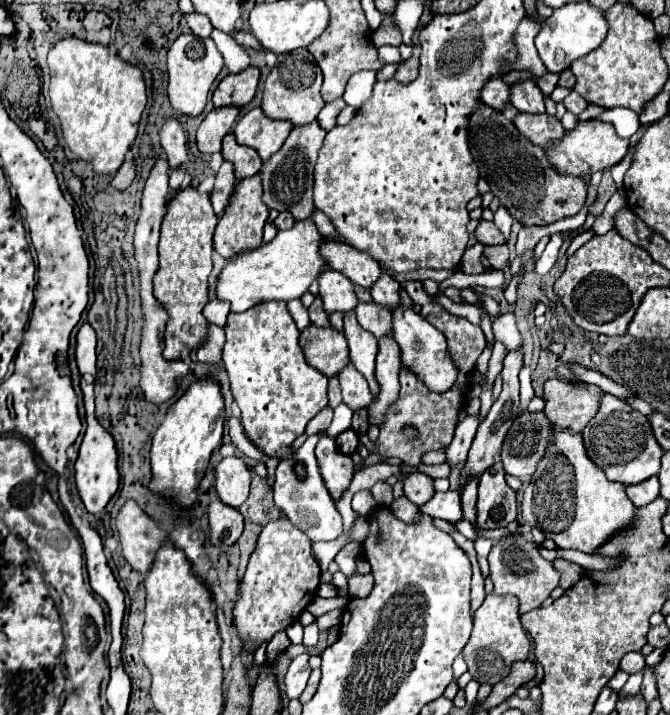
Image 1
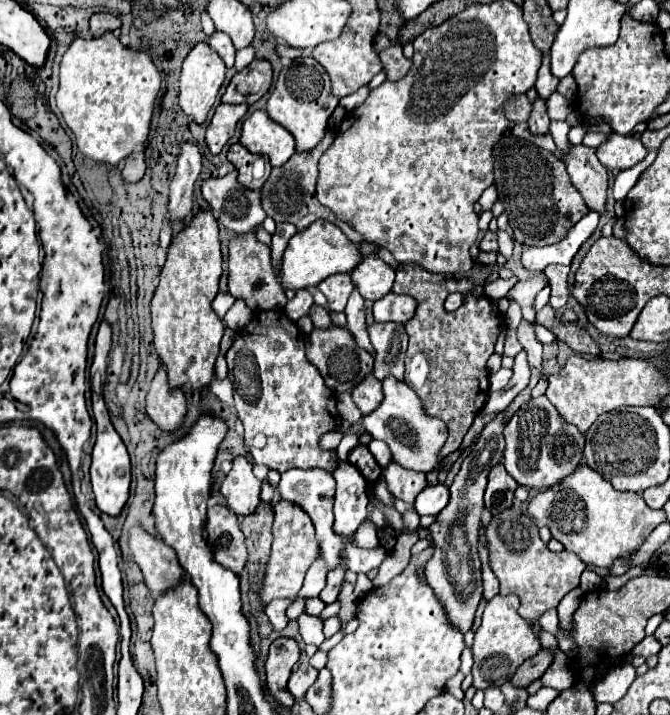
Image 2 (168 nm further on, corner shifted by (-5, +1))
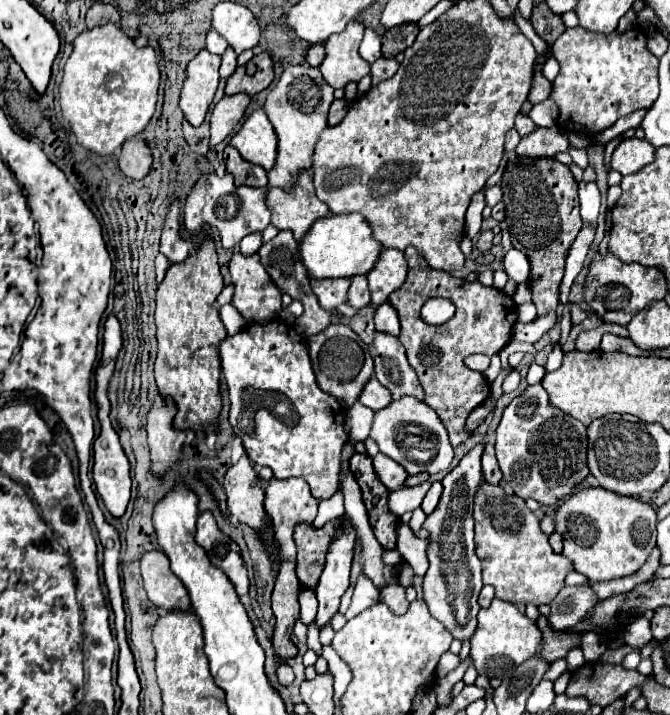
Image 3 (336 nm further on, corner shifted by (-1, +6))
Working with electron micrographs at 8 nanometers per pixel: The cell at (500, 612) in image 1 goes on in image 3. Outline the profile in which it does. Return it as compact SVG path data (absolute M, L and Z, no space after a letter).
M495 598L489 608L479 610L479 624L471 638L471 658L481 676L507 678L519 664L535 656L541 644L541 630L511 602Z

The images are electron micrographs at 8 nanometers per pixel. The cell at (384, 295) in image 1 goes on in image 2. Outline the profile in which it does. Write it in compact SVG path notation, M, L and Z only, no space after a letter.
M389 293L385 299L381 299L373 305L373 315L375 315L377 323L393 321L393 323L403 323L405 325L413 317L415 307L417 305L413 305L411 297Z

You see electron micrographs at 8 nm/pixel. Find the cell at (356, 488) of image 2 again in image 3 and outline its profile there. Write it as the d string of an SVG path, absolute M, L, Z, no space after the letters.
M347 514L339 516L339 526L335 528L335 536L325 556L325 568L315 588L319 600L319 612L315 618L317 626L329 624L331 616L339 608L341 596L349 586L349 570L351 570L355 542L357 542L357 532L353 522L349 520Z

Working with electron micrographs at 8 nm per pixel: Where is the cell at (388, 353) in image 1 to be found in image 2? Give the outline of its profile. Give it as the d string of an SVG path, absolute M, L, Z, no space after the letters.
M389 377L389 381L383 381L383 393L385 393L383 403L371 415L363 417L365 431L371 435L371 439L385 441L391 449L393 461L397 461L403 469L421 471L421 473L439 471L441 475L439 479L445 481L447 471L439 455L447 441L447 425L441 419L425 413L421 399L415 395L415 391L407 383L393 381L393 377Z

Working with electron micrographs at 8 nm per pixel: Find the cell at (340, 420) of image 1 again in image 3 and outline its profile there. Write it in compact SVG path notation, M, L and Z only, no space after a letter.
M361 574L357 578L357 586L355 586L355 592L353 592L353 600L351 600L349 610L345 612L345 618L351 620L361 610L365 610L365 608L369 608L371 604L377 604L377 602L379 602L379 590L373 586L373 582L365 574Z

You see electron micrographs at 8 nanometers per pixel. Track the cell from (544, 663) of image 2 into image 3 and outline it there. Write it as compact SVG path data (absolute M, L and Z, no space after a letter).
M539 616L537 626L543 632L541 650L539 650L537 656L545 656L545 660L549 660L549 662L563 658L571 648L579 646L579 634L553 632L553 628L549 628L549 620L545 616Z

